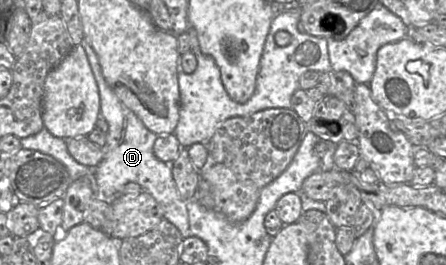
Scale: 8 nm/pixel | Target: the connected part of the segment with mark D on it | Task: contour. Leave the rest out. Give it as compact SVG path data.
M82 40L89 64L98 85L100 96L100 116L108 123L106 144L102 148L103 158L91 173L94 173L99 192L107 203L112 203L120 191L128 183L137 183L142 191L152 195L159 204L163 217L172 223L185 239L191 235L189 218L185 201L181 198L172 174L173 163L164 163L154 154L153 145L158 137L148 130L142 121L129 110L117 97L106 82L99 59L90 44Z

